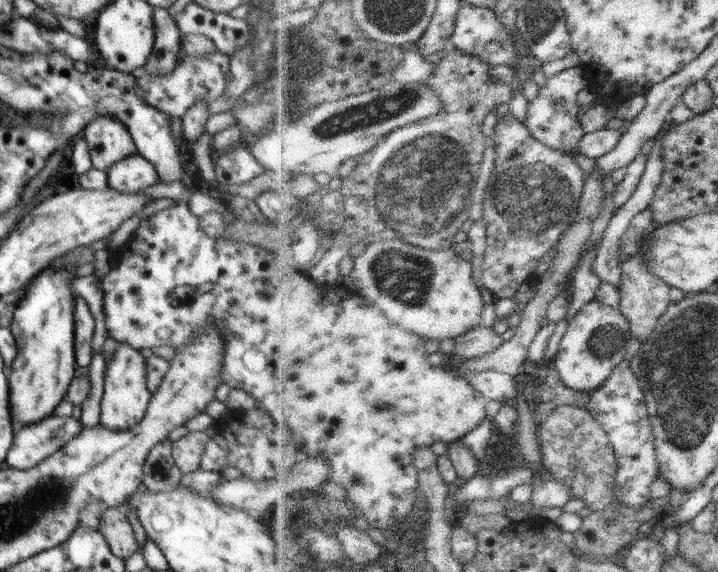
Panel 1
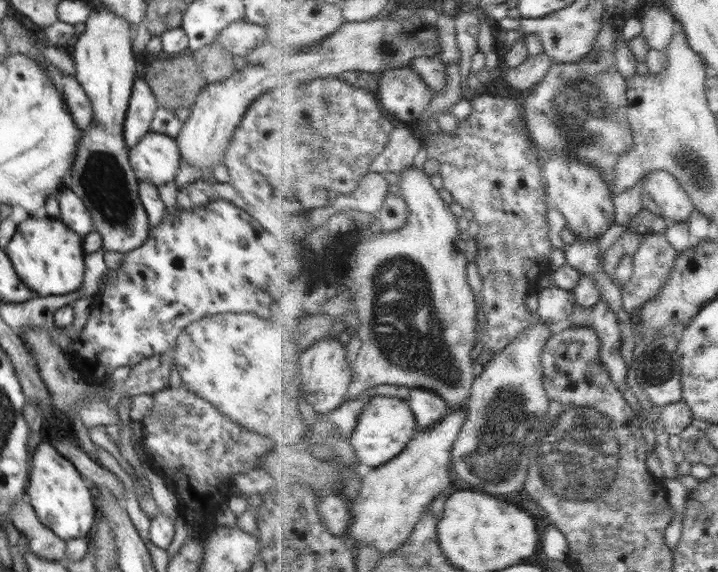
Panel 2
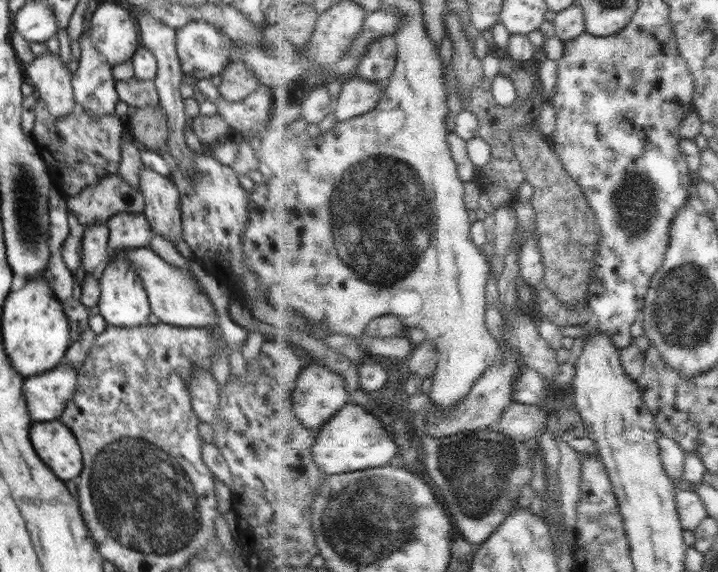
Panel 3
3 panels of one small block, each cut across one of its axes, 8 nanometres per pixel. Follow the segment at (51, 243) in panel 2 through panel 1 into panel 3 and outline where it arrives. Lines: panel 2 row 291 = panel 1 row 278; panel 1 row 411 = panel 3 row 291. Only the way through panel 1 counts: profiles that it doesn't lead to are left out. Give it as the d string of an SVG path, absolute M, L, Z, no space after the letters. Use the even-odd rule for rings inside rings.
M30 277L20 290L8 293L2 308L1 330L8 359L24 378L60 365L72 343L68 315L48 280L41 277Z

